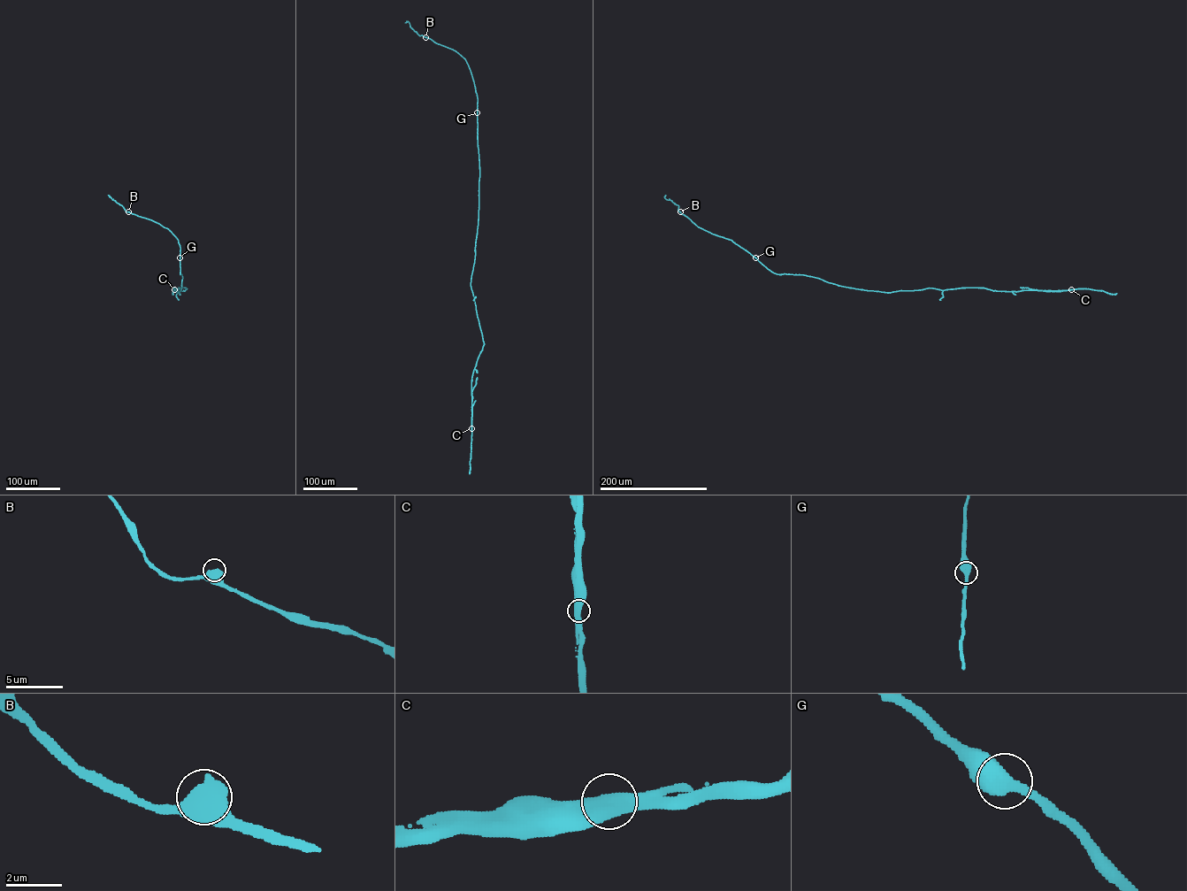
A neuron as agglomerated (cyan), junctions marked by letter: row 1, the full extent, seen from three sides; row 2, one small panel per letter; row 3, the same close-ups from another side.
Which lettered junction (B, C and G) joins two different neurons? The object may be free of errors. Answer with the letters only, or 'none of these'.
C

